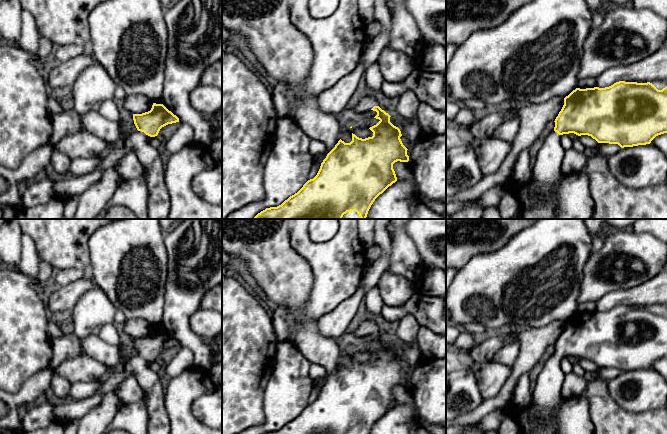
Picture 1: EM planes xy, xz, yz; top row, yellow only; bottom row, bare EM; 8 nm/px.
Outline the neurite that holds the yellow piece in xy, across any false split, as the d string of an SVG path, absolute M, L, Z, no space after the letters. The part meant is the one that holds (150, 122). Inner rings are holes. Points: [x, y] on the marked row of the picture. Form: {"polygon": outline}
{"polygon": "M153 103L150 111L142 114L133 114L134 124L137 131L130 135L123 144L127 146L131 152L135 153L144 168L143 177L148 187L148 219L168 219L171 208L170 196L167 190L164 172L165 157L160 149L153 147L149 139L158 135L160 129L168 124L179 122L179 118L169 111L163 104Z"}

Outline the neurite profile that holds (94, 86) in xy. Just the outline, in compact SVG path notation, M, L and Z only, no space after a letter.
M94 62L81 72L72 85L73 110L80 115L98 111L101 104L114 99L117 85L104 67Z

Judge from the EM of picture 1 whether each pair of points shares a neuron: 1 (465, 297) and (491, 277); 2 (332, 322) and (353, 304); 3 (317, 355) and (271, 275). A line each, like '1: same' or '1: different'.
1: same
2: same
3: same

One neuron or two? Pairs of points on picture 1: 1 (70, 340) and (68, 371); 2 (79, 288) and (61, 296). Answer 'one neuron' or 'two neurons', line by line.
1: two neurons
2: one neuron

